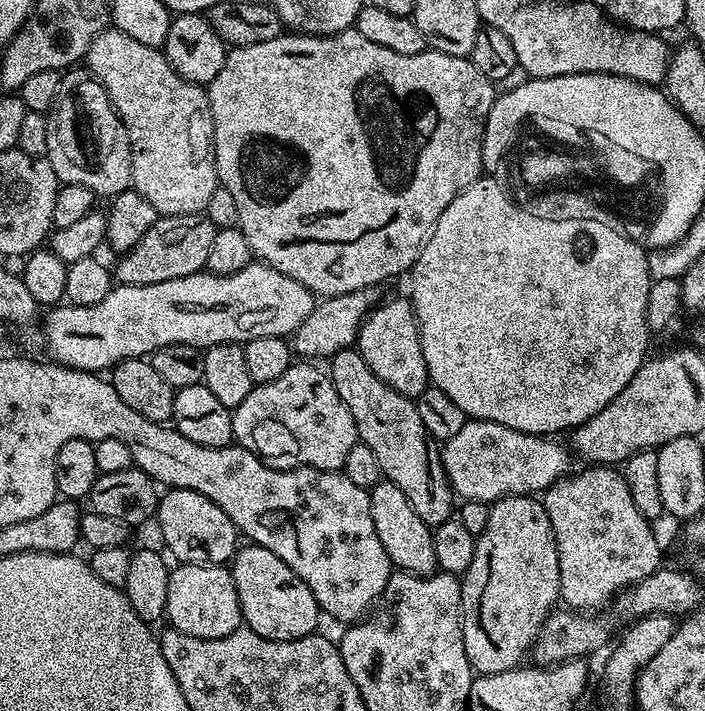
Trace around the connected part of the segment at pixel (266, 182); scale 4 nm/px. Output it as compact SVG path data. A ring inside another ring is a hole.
M355 27L348 28L345 32L335 32L332 36L310 36L307 34L281 34L273 38L270 42L258 42L254 46L242 46L241 48L232 48L229 51L226 62L222 70L218 70L218 78L214 82L206 85L210 110L212 111L212 121L214 122L214 154L216 155L216 179L219 187L230 190L234 194L234 203L238 205L238 225L242 234L246 234L246 242L250 242L250 250L253 257L261 264L269 264L274 270L286 274L286 278L294 278L294 282L302 282L306 290L312 292L313 297L327 298L329 296L341 296L350 294L354 290L363 288L374 288L383 285L383 280L392 280L395 276L407 273L416 264L418 254L426 246L438 218L442 218L442 210L462 194L475 182L481 179L484 163L482 162L482 138L484 137L484 127L486 118L490 114L492 104L498 95L498 88L493 81L478 70L478 66L472 64L471 59L466 56L451 56L445 52L435 50L425 50L418 54L394 54L394 50L386 50L386 46L378 46L375 42L370 42L363 34L358 34Z

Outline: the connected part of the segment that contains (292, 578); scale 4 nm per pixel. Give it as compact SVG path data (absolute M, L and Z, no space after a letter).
M249 543L247 547L241 547L230 561L230 571L234 578L234 586L238 590L243 623L254 634L271 640L297 640L313 635L319 629L316 627L319 626L320 620L322 621L322 613L310 586L306 586L306 582L298 578L298 574L294 574L294 570L290 570L290 566L282 562L282 558L278 558L278 554L266 550L261 544Z

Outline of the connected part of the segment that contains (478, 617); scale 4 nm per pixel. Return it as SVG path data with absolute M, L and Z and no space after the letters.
M535 495L504 496L491 501L486 530L476 537L474 562L465 570L460 586L460 621L466 658L477 673L505 672L525 663L524 655L533 651L540 631L560 600L558 550L543 503Z

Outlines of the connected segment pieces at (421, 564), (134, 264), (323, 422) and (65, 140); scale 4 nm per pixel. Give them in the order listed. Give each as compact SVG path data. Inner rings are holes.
M381 478L368 493L370 498L370 518L374 518L374 530L378 534L378 542L382 542L382 550L386 550L388 561L393 569L408 572L411 576L431 576L437 571L434 556L433 529L418 514L414 514L414 506L410 506L410 498L394 486L392 480Z
M207 215L160 216L146 234L114 264L116 284L150 286L154 282L170 282L170 278L186 278L195 272L205 271L210 258L210 245L214 243L216 227Z
M293 362L274 382L253 386L240 405L232 409L232 434L239 447L263 458L272 468L317 468L341 471L347 455L358 443L354 418L338 398L334 382L323 367Z
M68 70L63 73L56 102L48 116L46 159L61 184L86 186L98 198L111 198L132 188L132 151L126 126L113 108L106 90L87 71Z

